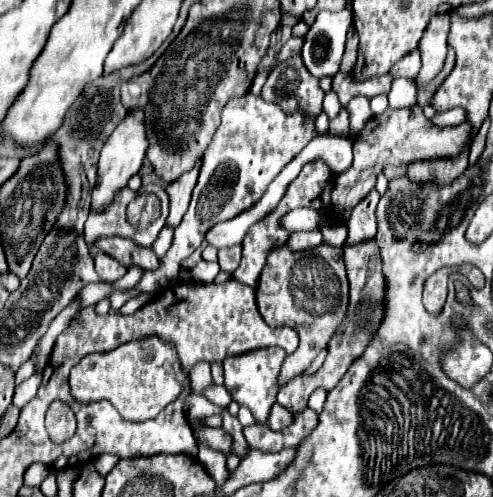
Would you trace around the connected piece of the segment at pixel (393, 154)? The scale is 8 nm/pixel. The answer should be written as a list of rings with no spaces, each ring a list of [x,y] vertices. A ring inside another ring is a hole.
[[[420,106],[412,108],[388,108],[384,114],[374,116],[360,136],[354,140],[354,162],[344,172],[338,174],[336,186],[332,190],[332,216],[348,222],[352,208],[366,198],[366,194],[374,188],[378,174],[386,166],[408,166],[412,162],[424,162],[424,160],[438,160],[438,158],[456,158],[472,140],[472,126],[468,122],[458,126],[436,126],[432,120],[428,120]]]

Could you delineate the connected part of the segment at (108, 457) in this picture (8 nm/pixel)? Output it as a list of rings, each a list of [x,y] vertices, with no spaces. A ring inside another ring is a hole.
[[[102,454],[102,456],[98,456],[98,458],[94,460],[94,466],[96,466],[96,470],[98,470],[102,476],[106,476],[106,474],[114,468],[116,462],[118,462],[118,456],[114,456],[114,454]]]

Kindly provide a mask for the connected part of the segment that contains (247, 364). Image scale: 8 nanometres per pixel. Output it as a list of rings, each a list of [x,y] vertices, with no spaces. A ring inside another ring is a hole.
[[[278,346],[272,348],[264,348],[264,350],[256,350],[256,352],[246,352],[234,358],[224,360],[224,384],[226,388],[232,392],[232,398],[238,404],[244,404],[250,408],[250,412],[256,418],[256,424],[266,426],[268,424],[268,416],[270,416],[270,408],[276,402],[276,392],[278,392],[278,372],[280,366],[286,358],[286,352]]]

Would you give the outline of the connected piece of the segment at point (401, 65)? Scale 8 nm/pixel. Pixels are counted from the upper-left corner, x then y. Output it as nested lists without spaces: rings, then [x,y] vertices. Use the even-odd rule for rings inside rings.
[[[414,50],[410,52],[406,58],[398,60],[394,66],[392,66],[392,78],[398,78],[398,76],[404,76],[404,78],[414,78],[416,72],[418,72],[418,66],[420,66],[420,52]]]

